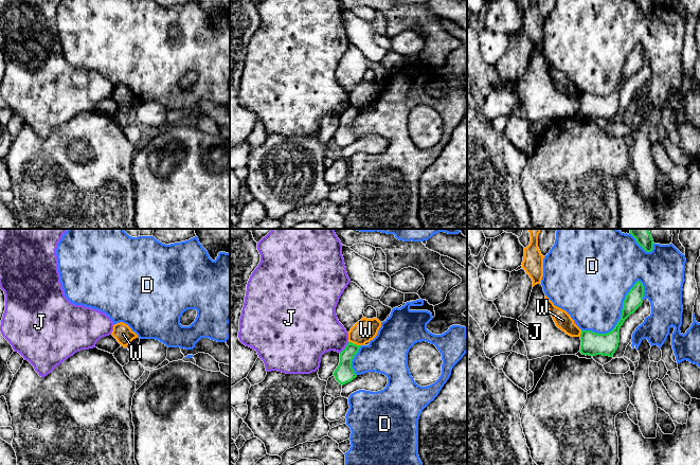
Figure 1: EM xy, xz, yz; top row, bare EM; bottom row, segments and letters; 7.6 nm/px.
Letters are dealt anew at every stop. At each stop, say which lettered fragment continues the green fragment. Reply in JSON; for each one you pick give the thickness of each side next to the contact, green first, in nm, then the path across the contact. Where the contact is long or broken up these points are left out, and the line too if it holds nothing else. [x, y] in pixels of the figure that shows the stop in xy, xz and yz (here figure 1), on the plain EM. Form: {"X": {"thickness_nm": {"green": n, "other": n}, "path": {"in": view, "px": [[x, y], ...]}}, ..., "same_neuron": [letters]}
{"same_neuron": []}

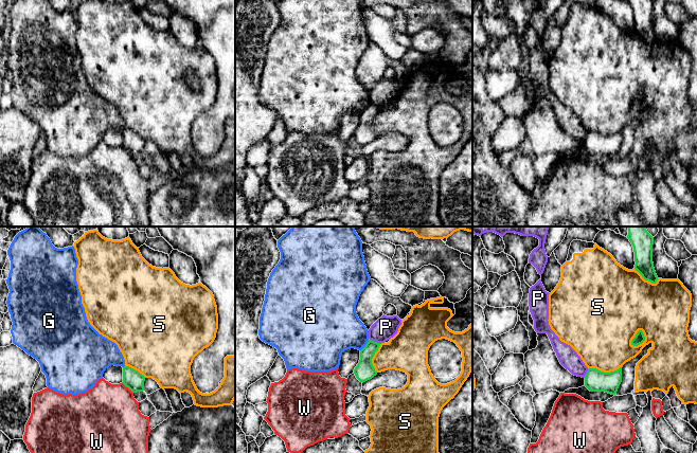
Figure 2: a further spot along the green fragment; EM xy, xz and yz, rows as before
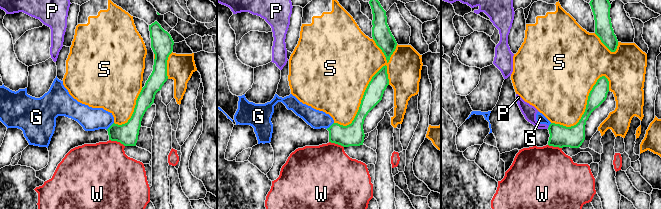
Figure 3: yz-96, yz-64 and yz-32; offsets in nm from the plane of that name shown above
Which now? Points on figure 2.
{"same_neuron": []}

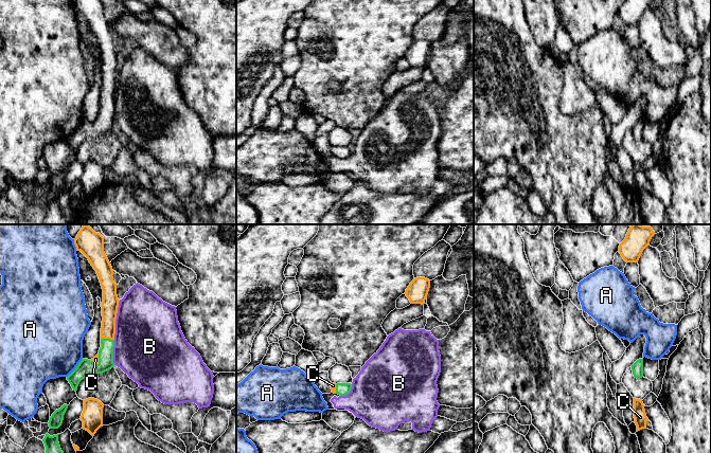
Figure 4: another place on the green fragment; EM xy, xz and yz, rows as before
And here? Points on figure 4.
{"C": {"thickness_nm": {"green": 110, "other": 130}, "path": {"in": "xy", "px": [[106, 115], [107, 102], [109, 69]]}}, "same_neuron": ["C"]}

